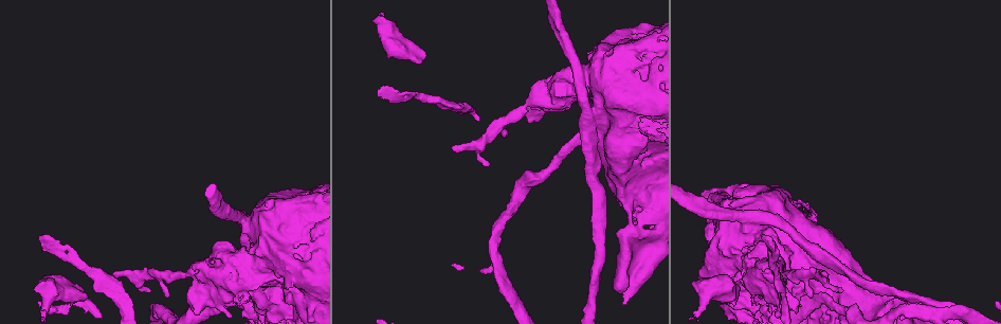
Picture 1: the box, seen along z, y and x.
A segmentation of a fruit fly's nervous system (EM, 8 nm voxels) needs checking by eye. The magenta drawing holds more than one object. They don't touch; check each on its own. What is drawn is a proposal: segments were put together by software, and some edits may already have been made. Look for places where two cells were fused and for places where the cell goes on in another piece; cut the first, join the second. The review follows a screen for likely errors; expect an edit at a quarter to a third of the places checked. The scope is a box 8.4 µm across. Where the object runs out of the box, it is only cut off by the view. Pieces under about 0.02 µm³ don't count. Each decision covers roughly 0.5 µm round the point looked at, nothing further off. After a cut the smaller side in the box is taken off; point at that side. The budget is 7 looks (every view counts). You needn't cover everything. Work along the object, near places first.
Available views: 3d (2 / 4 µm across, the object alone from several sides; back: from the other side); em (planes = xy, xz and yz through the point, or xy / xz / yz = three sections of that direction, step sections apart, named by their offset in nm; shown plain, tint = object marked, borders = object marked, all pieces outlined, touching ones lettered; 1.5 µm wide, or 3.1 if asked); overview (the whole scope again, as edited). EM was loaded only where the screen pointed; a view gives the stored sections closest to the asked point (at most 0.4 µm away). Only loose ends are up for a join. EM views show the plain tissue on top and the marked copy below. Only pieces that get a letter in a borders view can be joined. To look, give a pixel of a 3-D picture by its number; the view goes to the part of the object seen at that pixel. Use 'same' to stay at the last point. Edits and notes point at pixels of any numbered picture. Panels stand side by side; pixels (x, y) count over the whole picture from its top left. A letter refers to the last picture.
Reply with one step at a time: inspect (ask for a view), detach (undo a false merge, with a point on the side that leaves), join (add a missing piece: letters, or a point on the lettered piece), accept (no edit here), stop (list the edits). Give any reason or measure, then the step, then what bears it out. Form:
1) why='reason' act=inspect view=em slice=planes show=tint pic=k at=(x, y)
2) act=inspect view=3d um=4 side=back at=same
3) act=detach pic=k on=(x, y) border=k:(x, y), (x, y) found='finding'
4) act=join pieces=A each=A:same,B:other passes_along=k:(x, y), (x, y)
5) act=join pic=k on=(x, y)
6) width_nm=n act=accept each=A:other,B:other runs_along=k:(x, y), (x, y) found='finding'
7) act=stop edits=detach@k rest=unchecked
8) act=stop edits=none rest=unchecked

why='thin arm on a thick one' act=inspect view=em slice=planes show=borders pic=1 at=(810, 303)

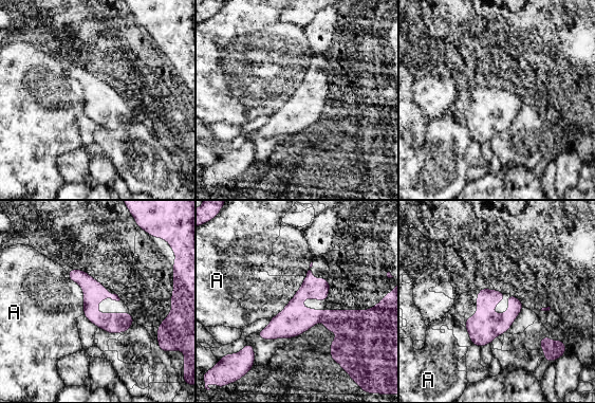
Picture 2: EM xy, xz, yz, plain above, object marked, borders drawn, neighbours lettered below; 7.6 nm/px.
act=detach pic=2 on=(294, 319) each=A:other part_leaving=2:(324, 280), (261, 334) found='a second cell is stuck on'

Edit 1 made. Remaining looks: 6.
why='tapers out' act=inspect view=em slice=planes show=tint pic=1 at=(484, 166)

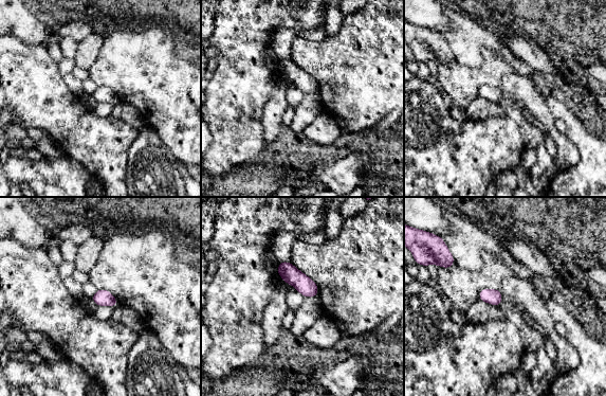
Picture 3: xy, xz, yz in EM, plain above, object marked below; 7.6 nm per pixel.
act=inspect view=em slice=planes show=borders at=same

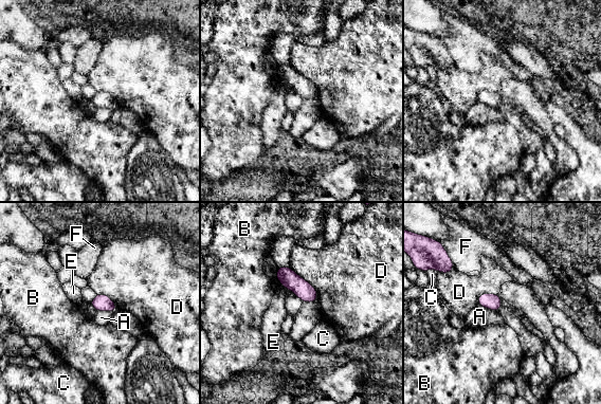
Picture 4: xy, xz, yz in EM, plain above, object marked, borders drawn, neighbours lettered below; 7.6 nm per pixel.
act=accept each=A:other,B:other,C:other,D:other,E:other,F:other border=4:(478, 304), (495, 311) found='no lettered piece goes on from it'

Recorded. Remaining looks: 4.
why='branch stops here' act=inspect view=em slice=yz step=8 show=borders pic=1 at=(85, 297)

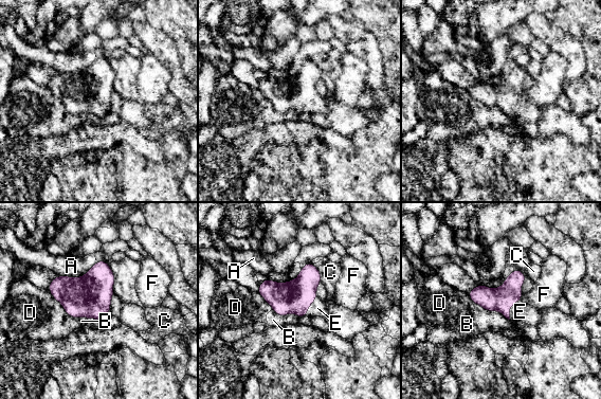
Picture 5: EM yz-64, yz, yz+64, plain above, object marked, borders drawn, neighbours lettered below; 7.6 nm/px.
act=inspect view=em slice=planes show=borders at=same

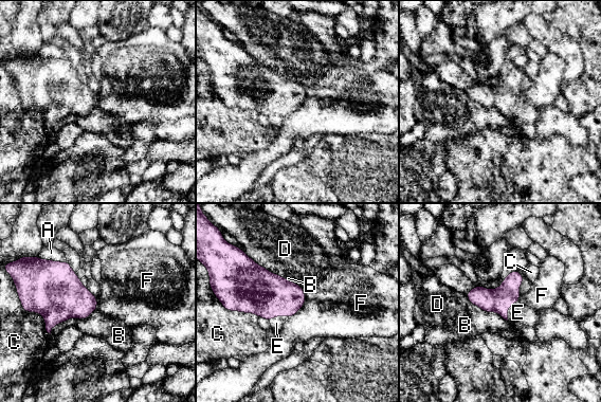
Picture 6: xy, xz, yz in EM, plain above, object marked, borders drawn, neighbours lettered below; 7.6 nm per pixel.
longest_contact=D:340nm act=join pic=6 on=(517, 312) each=A:other,B:other,C:other,D:other,E:same,F:other passes_along=6:(498, 300), (507, 309), (517, 312) found='the cell continues'

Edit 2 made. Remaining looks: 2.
act=stop edits=detach@2,join@6 rest=unchecked

